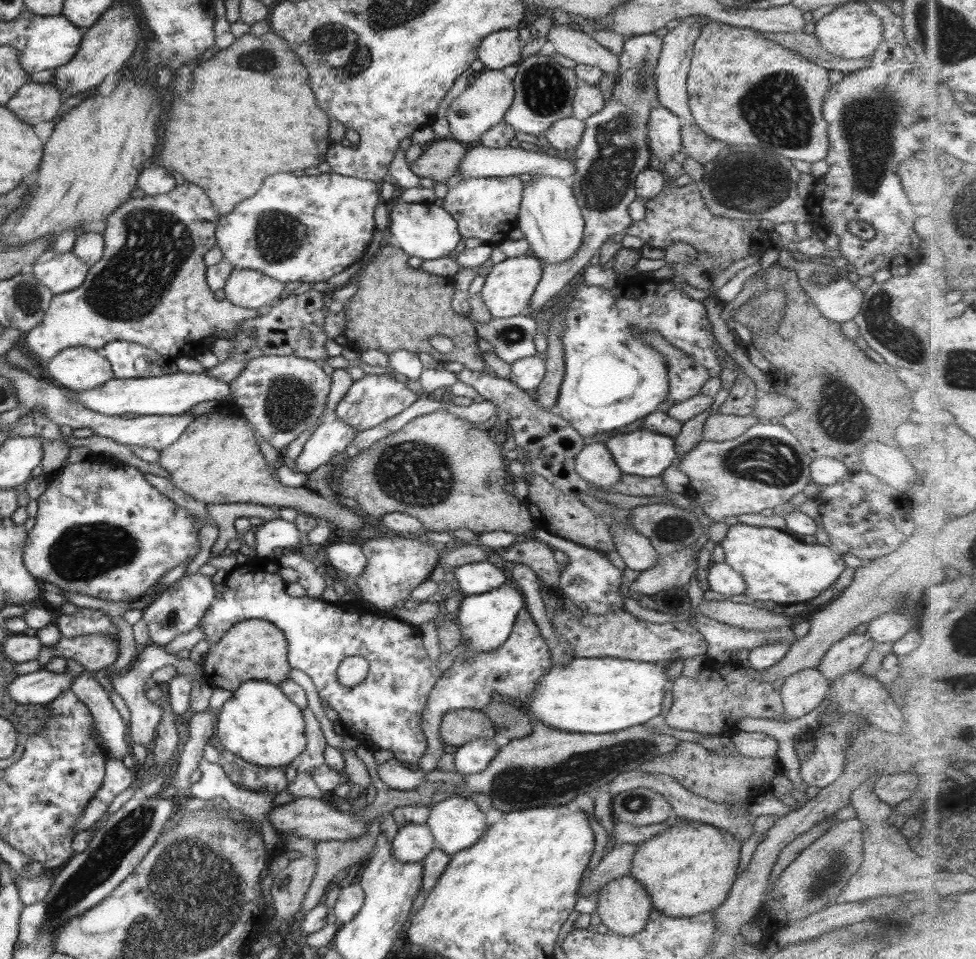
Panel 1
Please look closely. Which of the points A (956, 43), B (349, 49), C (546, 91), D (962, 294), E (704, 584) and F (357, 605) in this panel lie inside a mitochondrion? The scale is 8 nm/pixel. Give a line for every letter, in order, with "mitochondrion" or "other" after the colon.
A: mitochondrion
B: mitochondrion
C: mitochondrion
D: other
E: other
F: other

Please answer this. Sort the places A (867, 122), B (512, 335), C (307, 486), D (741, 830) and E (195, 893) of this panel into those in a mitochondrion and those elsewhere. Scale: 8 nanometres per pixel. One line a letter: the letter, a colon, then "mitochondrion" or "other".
A: mitochondrion
B: mitochondrion
C: other
D: other
E: mitochondrion

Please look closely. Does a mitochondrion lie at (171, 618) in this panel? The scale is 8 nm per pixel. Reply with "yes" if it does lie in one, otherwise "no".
yes

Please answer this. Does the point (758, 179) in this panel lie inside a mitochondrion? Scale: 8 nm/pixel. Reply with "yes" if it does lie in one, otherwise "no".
yes

